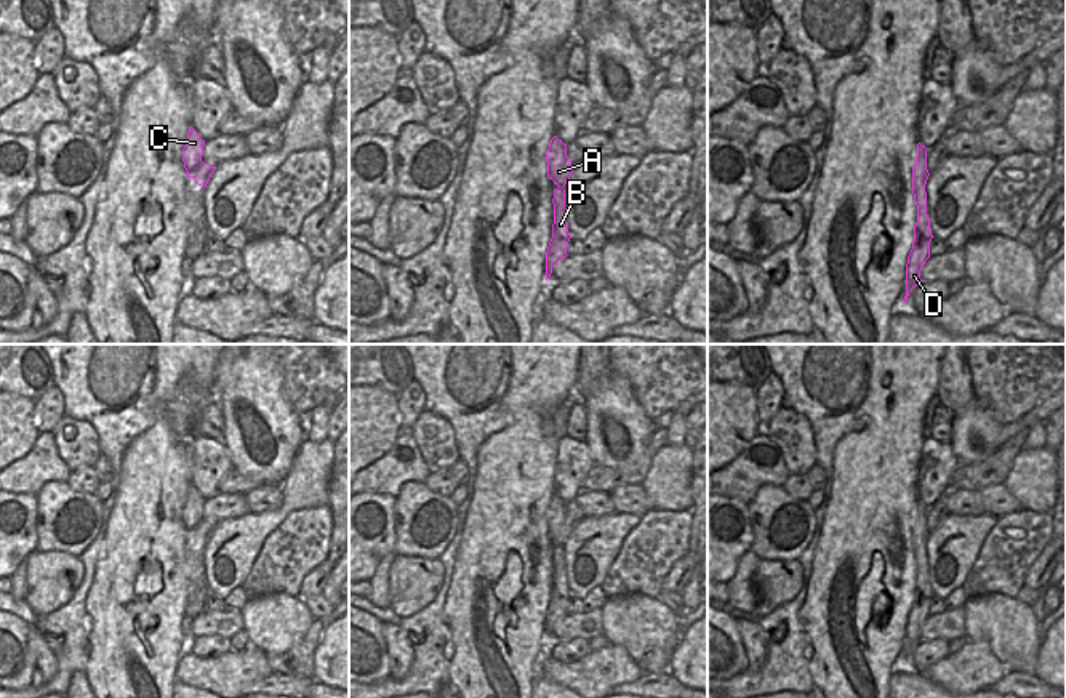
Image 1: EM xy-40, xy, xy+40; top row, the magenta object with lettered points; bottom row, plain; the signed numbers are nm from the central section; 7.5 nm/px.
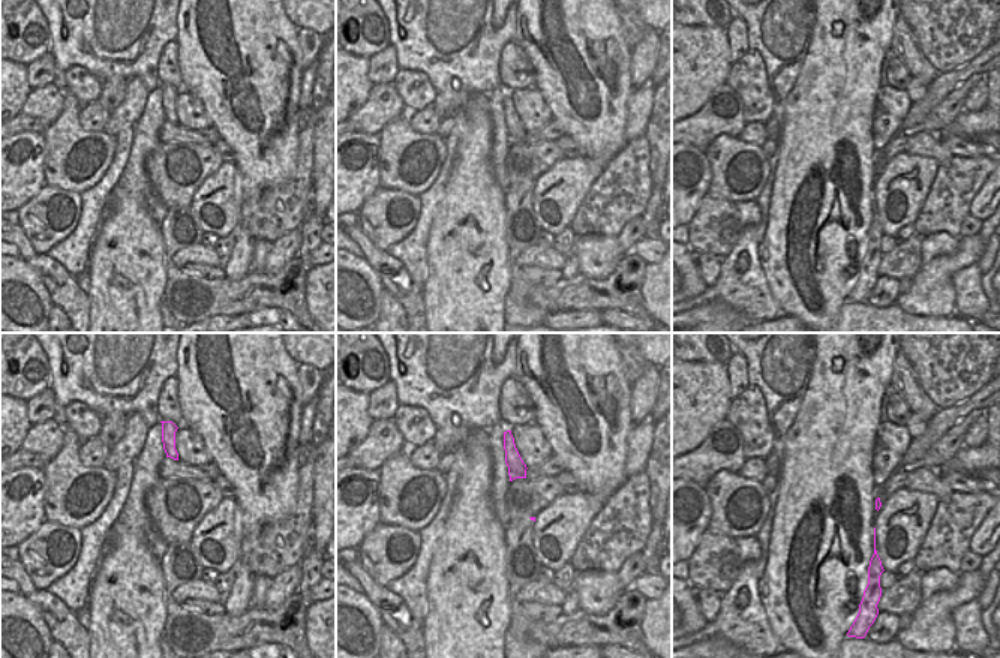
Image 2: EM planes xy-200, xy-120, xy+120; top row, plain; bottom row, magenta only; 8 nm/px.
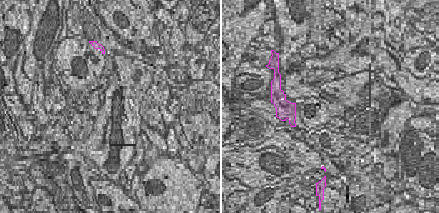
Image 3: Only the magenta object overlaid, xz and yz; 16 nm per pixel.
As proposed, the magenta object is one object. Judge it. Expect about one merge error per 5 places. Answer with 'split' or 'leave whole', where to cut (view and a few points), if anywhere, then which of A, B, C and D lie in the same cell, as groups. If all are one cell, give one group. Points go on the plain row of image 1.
leave whole; no cut; A B C D

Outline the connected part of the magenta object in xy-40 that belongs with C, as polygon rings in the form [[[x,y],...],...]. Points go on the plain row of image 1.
[[[189,485],[187,501],[182,507],[182,520],[187,536],[194,536],[198,544],[206,546],[216,525],[202,520],[205,499]]]

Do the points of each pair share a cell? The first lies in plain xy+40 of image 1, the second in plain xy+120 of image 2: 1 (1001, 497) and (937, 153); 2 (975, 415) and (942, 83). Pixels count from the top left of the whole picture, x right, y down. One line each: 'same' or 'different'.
1: different
2: different

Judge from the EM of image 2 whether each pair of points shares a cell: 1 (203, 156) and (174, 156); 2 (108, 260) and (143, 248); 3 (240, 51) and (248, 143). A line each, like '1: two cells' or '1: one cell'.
1: one cell
2: one cell
3: one cell

